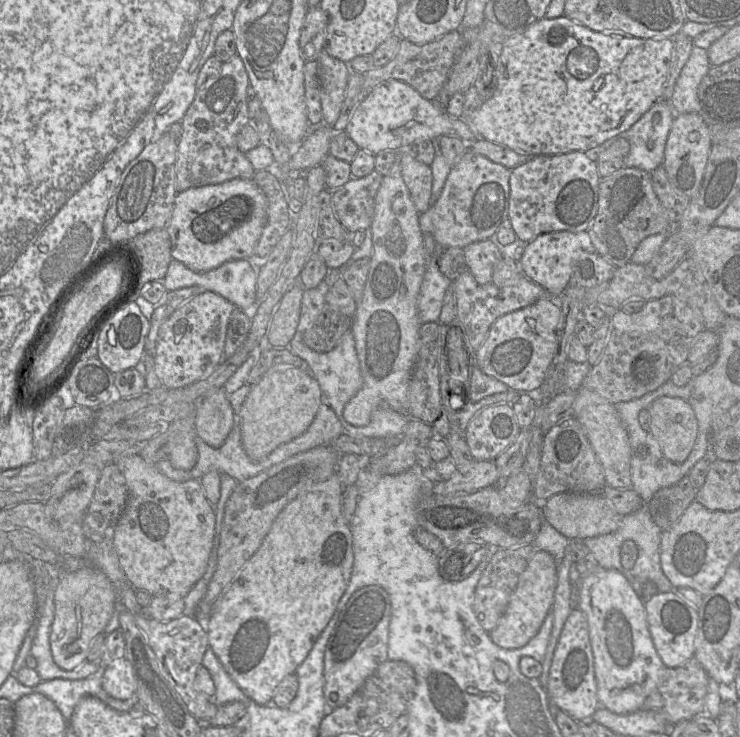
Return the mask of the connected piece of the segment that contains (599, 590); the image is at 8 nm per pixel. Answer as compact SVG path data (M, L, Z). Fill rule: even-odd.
M598 568L581 578L578 608L587 617L600 706L617 714L643 707L666 668L651 638L644 601L620 572Z

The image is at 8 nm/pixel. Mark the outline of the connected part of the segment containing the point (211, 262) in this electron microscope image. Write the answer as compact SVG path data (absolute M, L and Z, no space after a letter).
M235 178L221 184L189 188L177 192L172 216L166 229L171 238L172 258L196 272L205 272L223 263L248 259L256 254L256 246L267 219L267 199L252 179Z

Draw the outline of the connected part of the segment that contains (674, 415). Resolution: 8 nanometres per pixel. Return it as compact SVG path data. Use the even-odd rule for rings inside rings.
M663 396L647 408L651 417L650 433L658 442L664 457L672 463L683 463L698 435L698 422L689 401Z

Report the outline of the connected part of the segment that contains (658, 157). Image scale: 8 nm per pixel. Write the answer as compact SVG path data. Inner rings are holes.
M659 100L630 129L618 135L625 137L630 143L630 151L626 157L623 157L624 167L639 168L652 173L657 167L663 165L666 141L675 115L670 101ZM655 114L660 114L661 116L657 124L653 122Z

